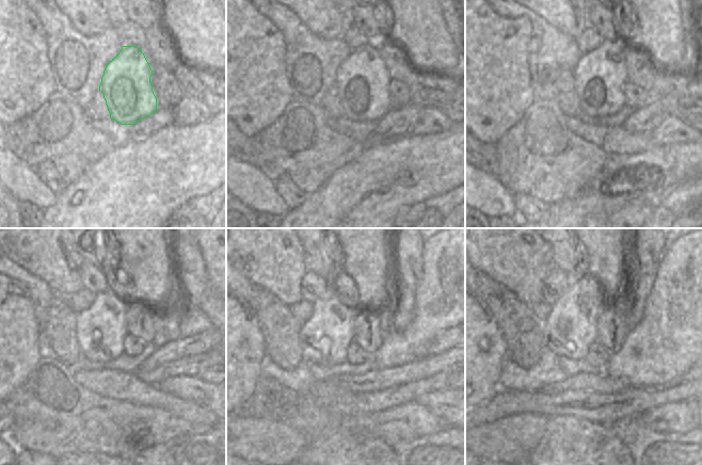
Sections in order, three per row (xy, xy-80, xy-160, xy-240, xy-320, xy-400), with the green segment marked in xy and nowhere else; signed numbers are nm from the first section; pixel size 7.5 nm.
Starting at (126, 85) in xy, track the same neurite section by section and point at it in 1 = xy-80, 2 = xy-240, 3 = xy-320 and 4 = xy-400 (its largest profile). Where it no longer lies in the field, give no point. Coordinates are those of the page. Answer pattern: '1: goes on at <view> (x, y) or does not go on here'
1: goes on at xy-80 (363, 81)
2: goes on at xy-240 (85, 327)
3: goes on at xy-320 (325, 336)
4: goes on at xy-400 (570, 330)

